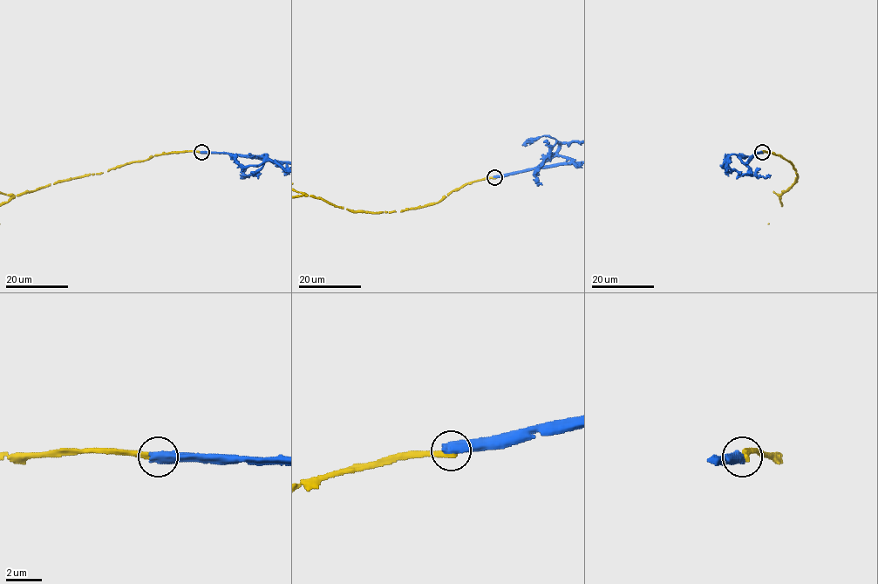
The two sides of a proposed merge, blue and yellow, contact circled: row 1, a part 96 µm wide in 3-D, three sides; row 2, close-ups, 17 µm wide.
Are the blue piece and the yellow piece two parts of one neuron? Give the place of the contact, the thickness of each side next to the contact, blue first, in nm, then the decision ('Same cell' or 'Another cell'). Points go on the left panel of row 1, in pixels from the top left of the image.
Place: (201, 152). Thickness 650 nm (blue) against 380 nm. Another cell

